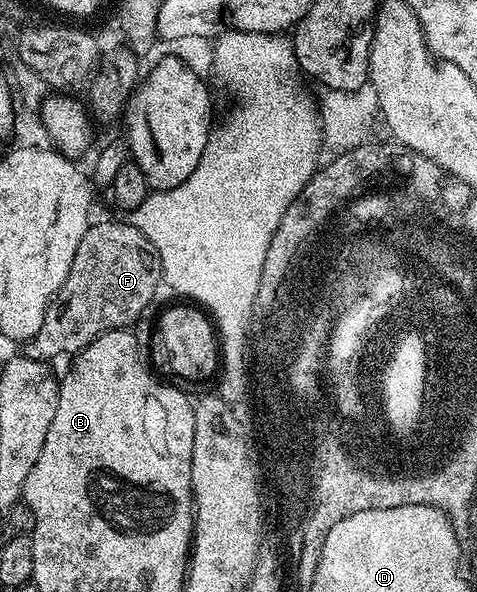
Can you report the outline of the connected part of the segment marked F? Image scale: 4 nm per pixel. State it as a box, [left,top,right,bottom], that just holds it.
[22,221,163,361]

